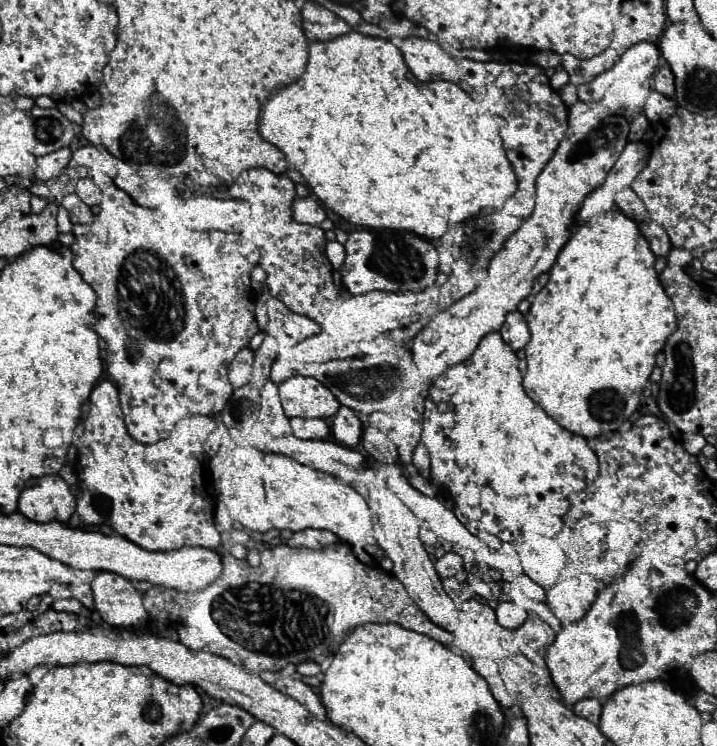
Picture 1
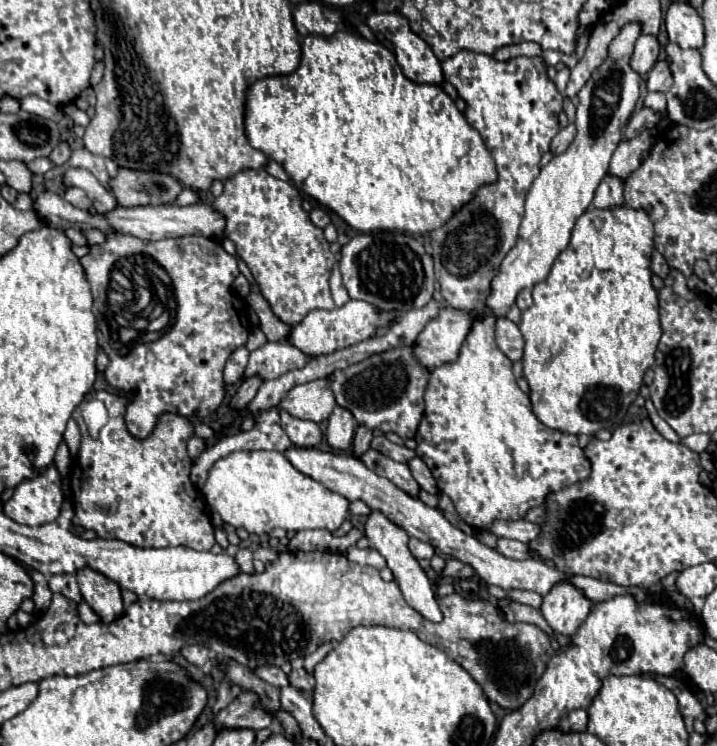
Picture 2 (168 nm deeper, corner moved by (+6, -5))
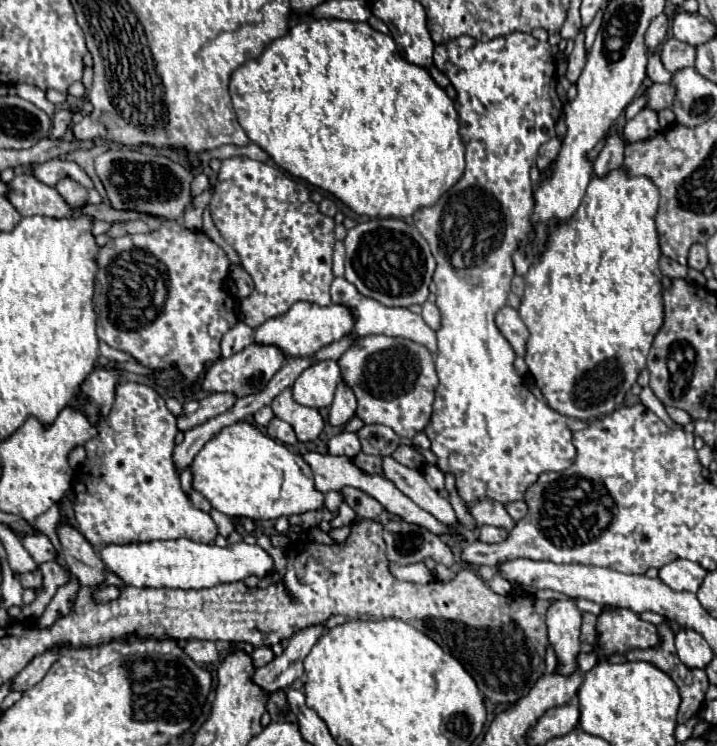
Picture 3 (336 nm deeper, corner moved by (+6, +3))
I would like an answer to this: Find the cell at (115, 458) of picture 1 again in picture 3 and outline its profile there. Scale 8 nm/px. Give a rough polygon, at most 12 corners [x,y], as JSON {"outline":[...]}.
{"outline":[[118,384],[74,482],[94,546],[214,542],[172,460],[176,416],[144,384]]}

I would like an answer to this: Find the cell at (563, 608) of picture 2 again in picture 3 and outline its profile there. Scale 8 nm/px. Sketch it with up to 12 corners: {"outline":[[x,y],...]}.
{"outline":[[572,598],[546,612],[558,670],[572,674],[580,652],[582,612]]}

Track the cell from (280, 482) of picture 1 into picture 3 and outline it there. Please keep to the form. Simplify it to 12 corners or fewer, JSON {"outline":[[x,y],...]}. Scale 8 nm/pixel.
{"outline":[[236,422],[194,458],[222,514],[324,510],[302,456]]}

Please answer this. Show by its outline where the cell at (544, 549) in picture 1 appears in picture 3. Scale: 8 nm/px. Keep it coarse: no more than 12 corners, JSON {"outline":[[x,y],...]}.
{"outline":[[480,526],[478,540],[500,544],[508,538],[504,528]]}

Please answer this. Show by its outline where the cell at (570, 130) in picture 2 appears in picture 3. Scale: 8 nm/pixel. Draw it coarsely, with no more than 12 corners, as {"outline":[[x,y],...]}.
{"outline":[[558,136],[540,146],[538,162],[540,170],[554,162],[558,156],[560,140]]}

